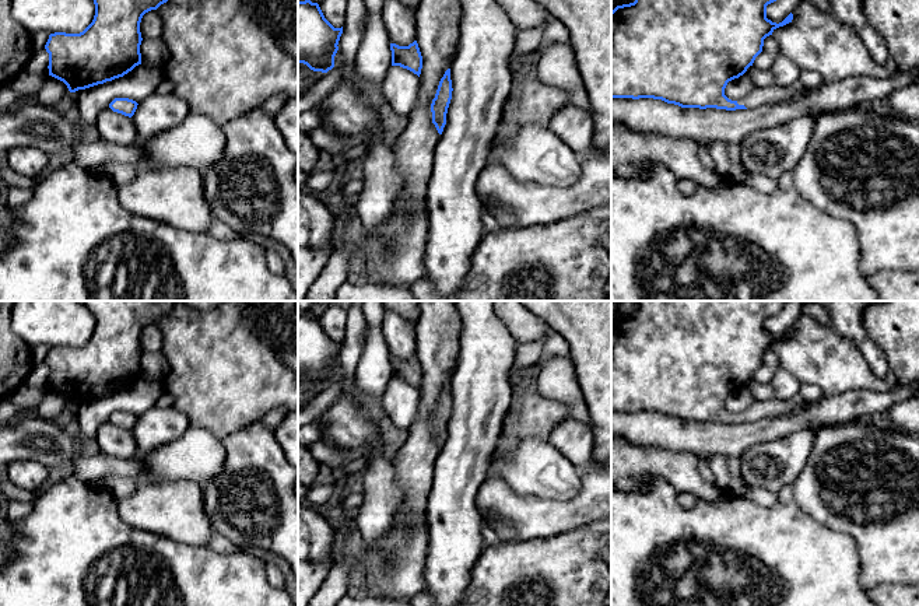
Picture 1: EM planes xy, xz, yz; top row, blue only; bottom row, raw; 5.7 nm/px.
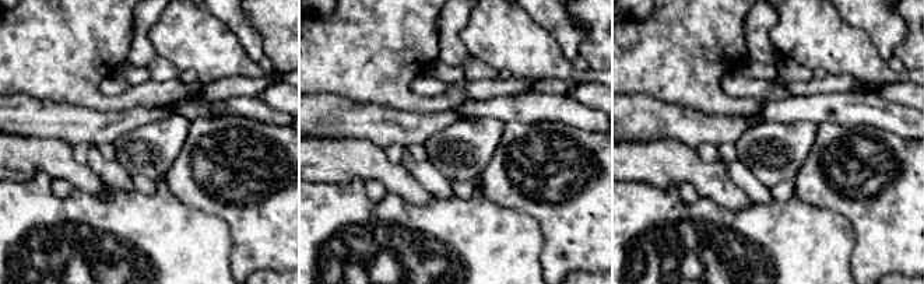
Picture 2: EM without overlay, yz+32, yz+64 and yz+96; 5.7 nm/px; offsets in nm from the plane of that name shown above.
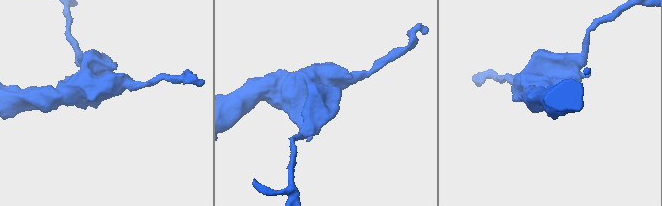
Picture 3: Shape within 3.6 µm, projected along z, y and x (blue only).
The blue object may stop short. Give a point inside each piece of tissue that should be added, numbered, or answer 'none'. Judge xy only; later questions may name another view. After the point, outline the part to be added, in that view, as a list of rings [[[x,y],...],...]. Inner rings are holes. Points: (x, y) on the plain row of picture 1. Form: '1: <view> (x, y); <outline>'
none

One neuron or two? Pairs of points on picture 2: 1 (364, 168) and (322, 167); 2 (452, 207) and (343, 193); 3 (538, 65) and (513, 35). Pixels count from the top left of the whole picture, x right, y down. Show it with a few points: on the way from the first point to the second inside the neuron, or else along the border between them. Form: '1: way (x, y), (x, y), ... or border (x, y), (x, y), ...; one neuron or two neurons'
1: way (354, 167), (331, 167); one neuron
2: way (425, 217), (369, 217); one neuron
3: way (534, 58), (519, 42); one neuron

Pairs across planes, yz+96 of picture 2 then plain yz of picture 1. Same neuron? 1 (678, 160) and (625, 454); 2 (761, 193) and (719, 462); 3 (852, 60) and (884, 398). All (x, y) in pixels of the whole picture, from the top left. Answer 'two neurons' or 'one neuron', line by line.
1: one neuron
2: one neuron
3: two neurons

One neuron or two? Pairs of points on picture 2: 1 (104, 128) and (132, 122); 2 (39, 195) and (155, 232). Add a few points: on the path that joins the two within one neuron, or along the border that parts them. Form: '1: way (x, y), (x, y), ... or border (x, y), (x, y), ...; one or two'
1: way (111, 125), (125, 122); one
2: way (69, 216), (126, 232); one

